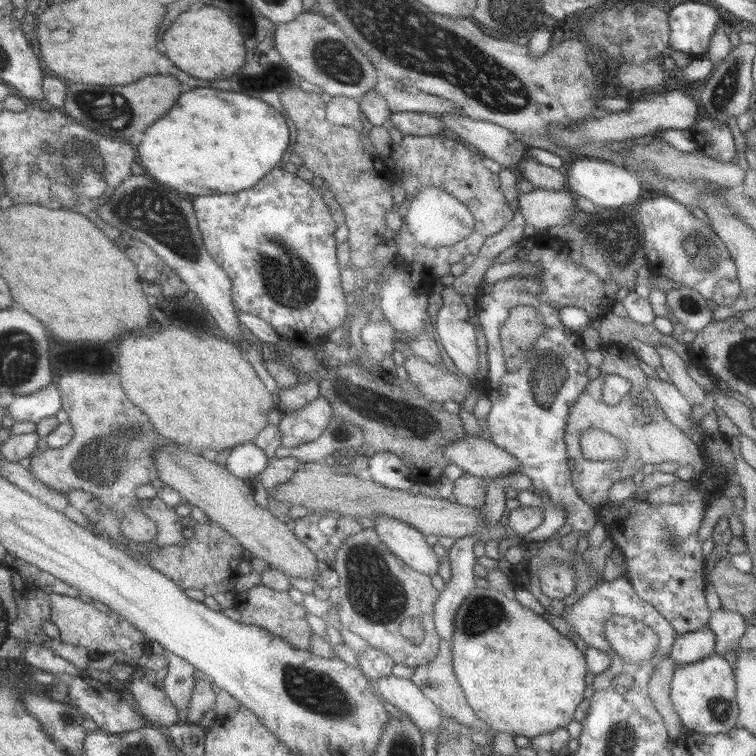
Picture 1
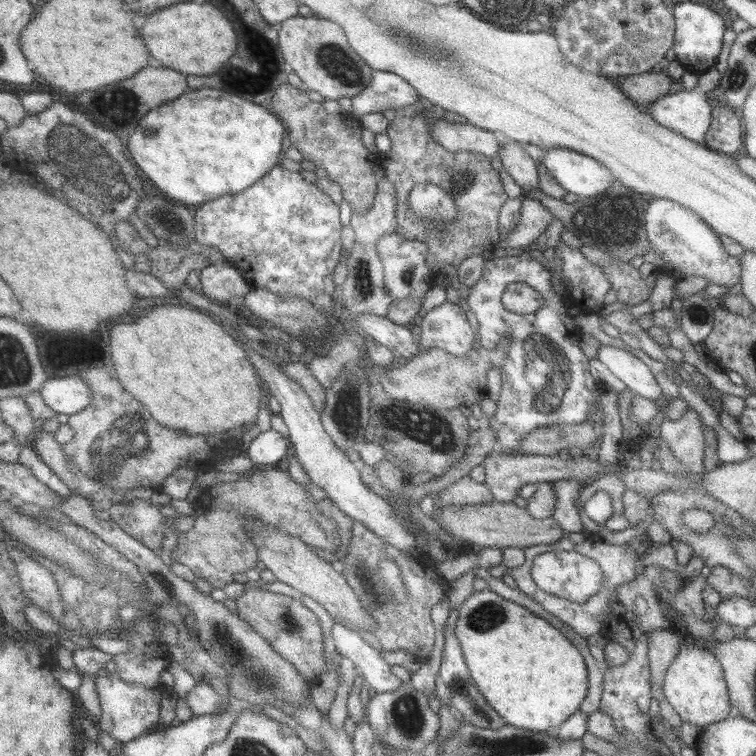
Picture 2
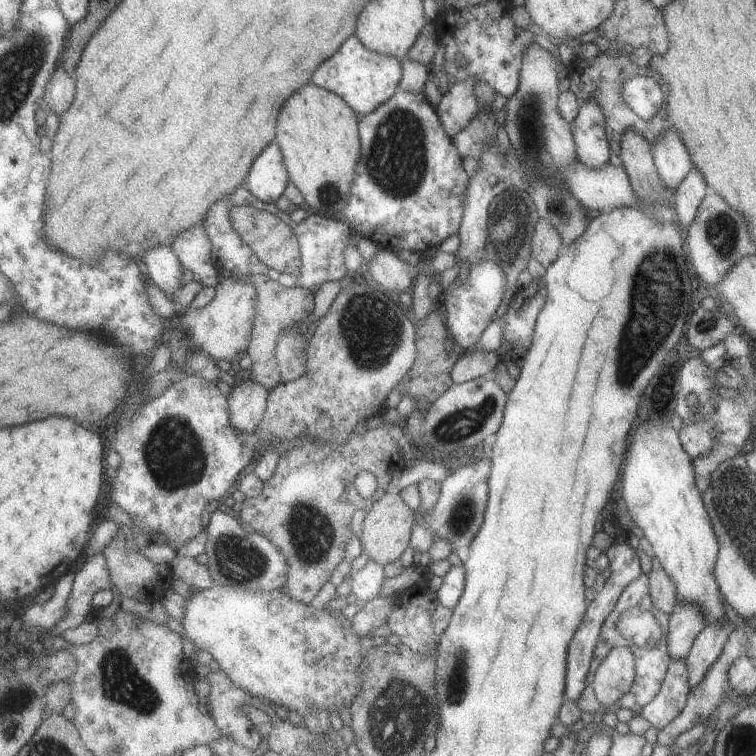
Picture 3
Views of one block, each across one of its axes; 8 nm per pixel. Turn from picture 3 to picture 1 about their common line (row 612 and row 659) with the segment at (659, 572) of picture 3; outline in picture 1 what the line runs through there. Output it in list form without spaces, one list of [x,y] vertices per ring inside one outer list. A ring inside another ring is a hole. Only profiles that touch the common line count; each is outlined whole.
[[[669,656],[663,658],[663,662],[659,662],[651,674],[651,682],[647,684],[647,692],[653,702],[653,708],[663,718],[667,734],[677,742],[677,736],[683,734],[681,732],[683,724],[681,724],[681,720],[673,708],[673,700],[671,700],[671,680],[673,680],[675,668],[677,668],[677,664]]]

